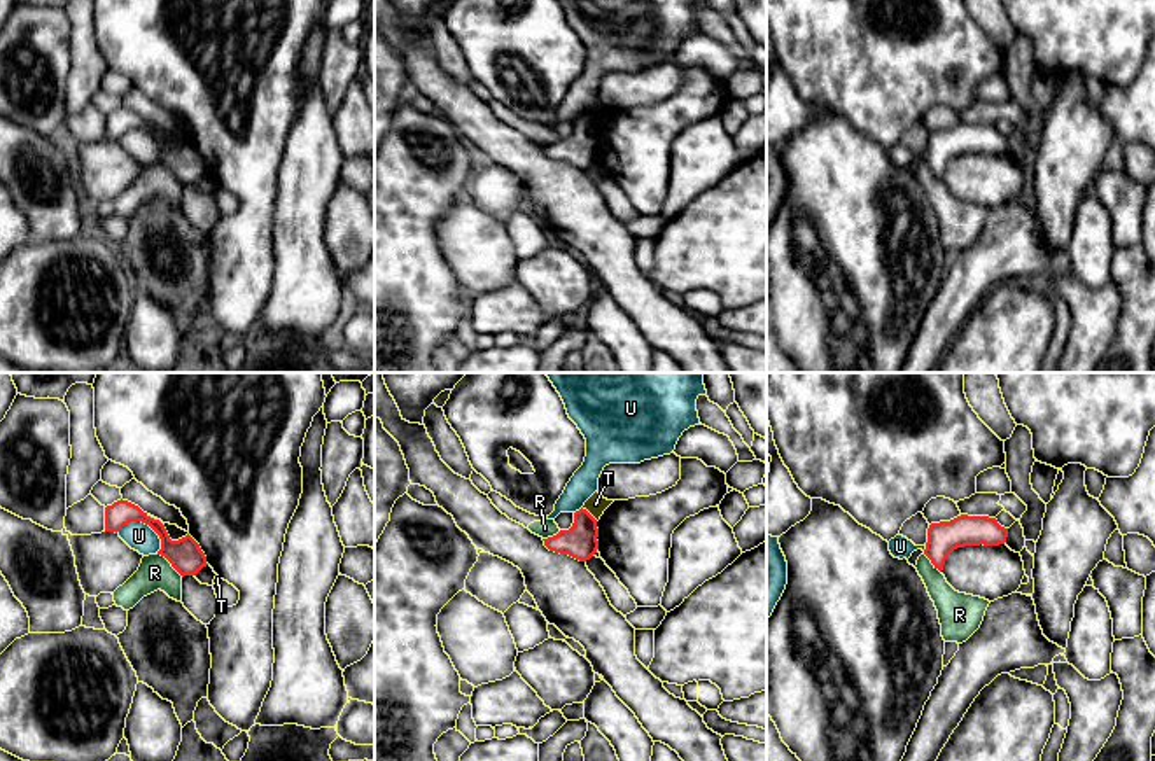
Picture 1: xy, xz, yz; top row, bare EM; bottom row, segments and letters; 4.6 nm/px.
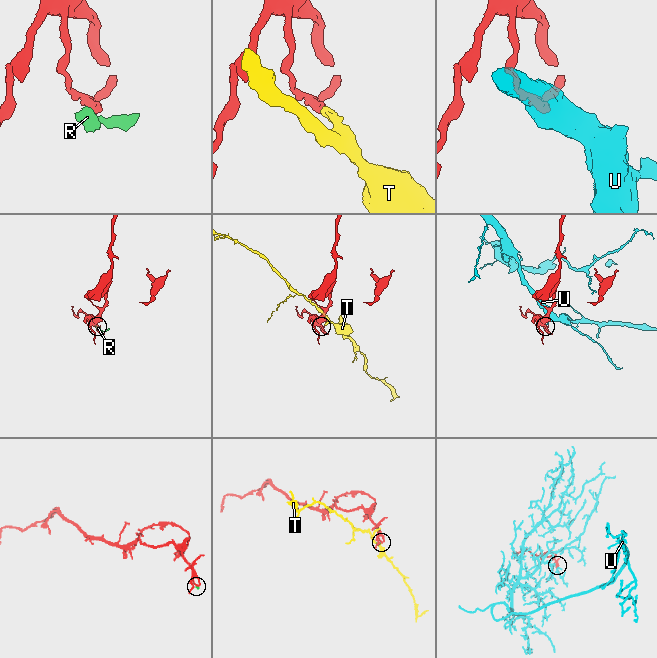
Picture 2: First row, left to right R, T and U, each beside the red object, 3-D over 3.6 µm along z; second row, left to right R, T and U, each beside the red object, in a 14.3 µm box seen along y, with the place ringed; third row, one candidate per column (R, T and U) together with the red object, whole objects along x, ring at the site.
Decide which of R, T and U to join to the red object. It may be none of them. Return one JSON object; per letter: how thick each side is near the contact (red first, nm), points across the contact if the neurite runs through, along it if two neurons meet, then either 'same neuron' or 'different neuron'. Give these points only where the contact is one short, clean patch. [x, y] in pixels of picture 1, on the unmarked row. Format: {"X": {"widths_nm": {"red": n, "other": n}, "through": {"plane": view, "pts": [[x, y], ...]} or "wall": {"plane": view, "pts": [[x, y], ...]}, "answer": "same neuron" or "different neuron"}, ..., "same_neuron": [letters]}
{"R": {"widths_nm": {"red": 160, "other": 160}, "wall": {"plane": "xy", "pts": [[156, 161], [182, 184]]}, "answer": "different neuron"}, "T": {"widths_nm": {"red": 160, "other": 90}, "wall": {"plane": "xz", "pts": [[581, 116], [597, 128]]}, "answer": "different neuron"}, "U": {"widths_nm": {"red": 160, "other": 130}, "answer": "different neuron"}, "same_neuron": []}

